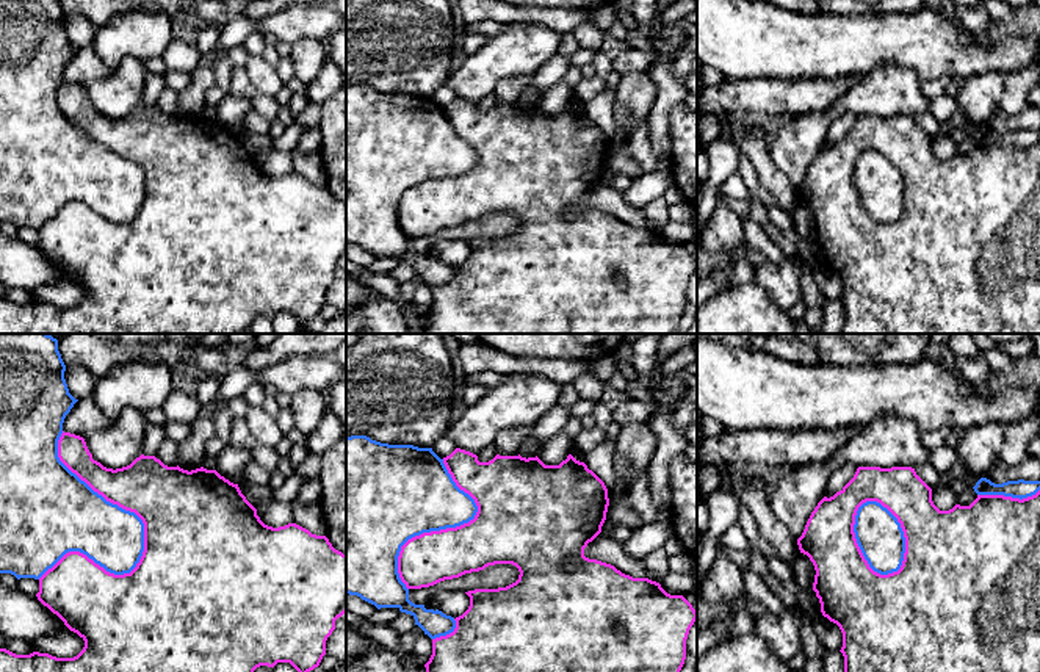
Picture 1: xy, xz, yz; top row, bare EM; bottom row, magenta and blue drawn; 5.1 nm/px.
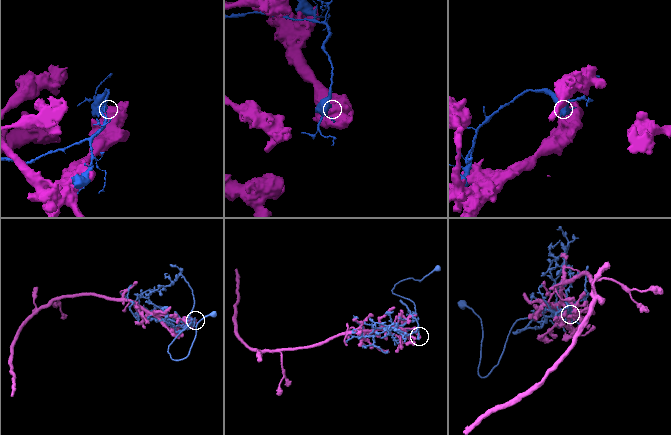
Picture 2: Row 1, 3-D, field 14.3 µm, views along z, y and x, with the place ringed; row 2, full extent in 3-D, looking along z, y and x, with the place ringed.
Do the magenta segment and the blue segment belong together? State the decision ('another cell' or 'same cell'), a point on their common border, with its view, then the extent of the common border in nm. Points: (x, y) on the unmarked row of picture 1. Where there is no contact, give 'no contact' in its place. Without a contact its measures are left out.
another cell | xy (113, 152) | 800 nm

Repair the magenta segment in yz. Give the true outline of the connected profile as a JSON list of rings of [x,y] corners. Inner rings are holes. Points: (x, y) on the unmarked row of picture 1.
[[[858,116],[854,127],[833,146],[824,146],[811,161],[802,185],[797,188],[800,202],[814,215],[813,240],[821,252],[821,262],[836,273],[843,282],[841,302],[844,324],[841,334],[1040,334],[1040,139],[1027,147],[1004,144],[977,144],[970,155],[955,154],[940,160],[932,150],[932,138],[912,116]],[[877,150],[901,172],[905,186],[905,202],[897,221],[880,224],[865,208],[854,182],[858,157]]]

